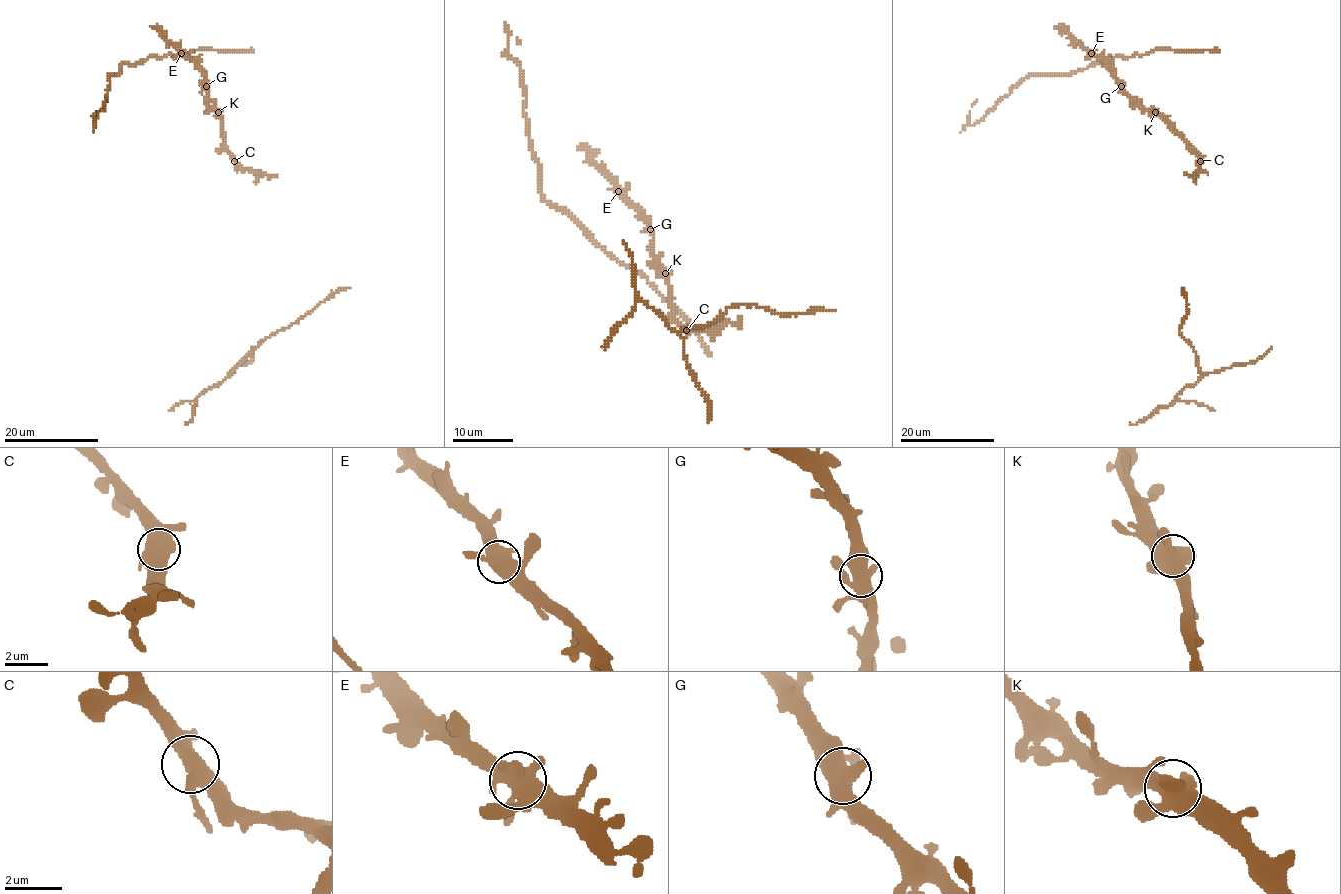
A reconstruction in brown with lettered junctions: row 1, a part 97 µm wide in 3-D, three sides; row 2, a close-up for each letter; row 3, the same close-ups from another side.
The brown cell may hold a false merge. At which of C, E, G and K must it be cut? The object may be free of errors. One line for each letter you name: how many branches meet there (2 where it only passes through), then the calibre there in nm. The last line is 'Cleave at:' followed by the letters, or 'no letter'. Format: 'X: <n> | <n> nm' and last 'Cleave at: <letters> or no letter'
Cleave at: no letter

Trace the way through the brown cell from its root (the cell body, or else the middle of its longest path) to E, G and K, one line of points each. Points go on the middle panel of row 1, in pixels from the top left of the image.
E: (686, 329), (675, 317), (666, 275), (659, 267), (653, 250), (650, 222), (618, 191)
G: (686, 329), (675, 317), (669, 284), (653, 250), (653, 232), (650, 229)
K: (686, 329), (675, 317), (669, 278), (665, 273)

